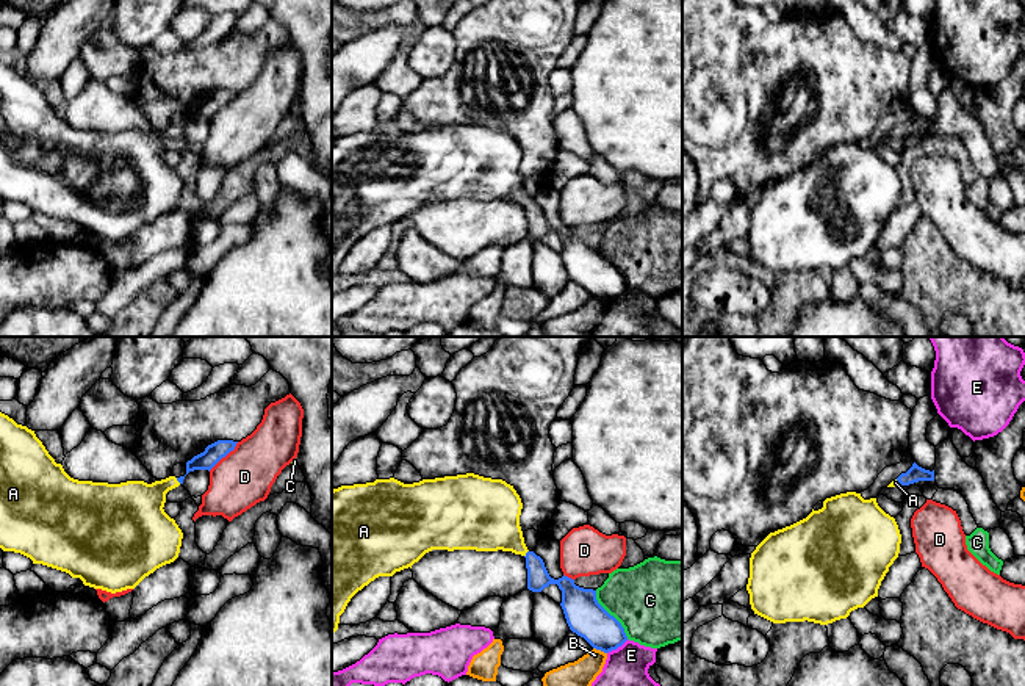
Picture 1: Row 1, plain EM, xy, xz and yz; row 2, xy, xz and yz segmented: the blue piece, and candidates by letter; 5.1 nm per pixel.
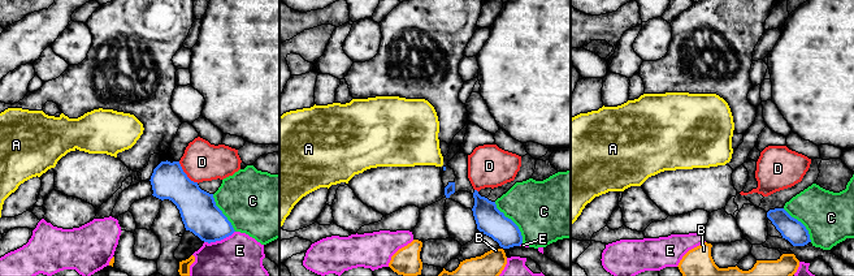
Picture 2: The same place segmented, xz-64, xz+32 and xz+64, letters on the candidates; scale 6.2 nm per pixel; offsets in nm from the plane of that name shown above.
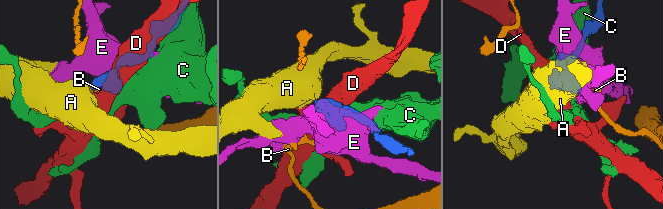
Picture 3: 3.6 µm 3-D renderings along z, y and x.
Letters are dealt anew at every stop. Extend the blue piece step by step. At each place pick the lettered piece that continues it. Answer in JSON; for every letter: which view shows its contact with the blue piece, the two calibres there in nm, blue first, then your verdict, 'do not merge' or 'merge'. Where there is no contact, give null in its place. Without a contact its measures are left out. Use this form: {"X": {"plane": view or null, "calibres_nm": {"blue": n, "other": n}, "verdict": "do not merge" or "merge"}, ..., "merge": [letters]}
{"A": {"plane": "xy", "calibres_nm": {"blue": 100, "other": 260}, "verdict": "merge"}, "B": {"plane": "xz", "calibres_nm": {"blue": 200, "other": 140}, "verdict": "do not merge"}, "C": {"plane": "xz", "calibres_nm": {"blue": 200, "other": 440}, "verdict": "do not merge"}, "D": {"plane": "xy", "calibres_nm": {"blue": 100, "other": 300}, "verdict": "do not merge"}, "E": {"plane": "xz", "calibres_nm": {"blue": 200, "other": 200}, "verdict": "do not merge"}, "merge": ["A"]}

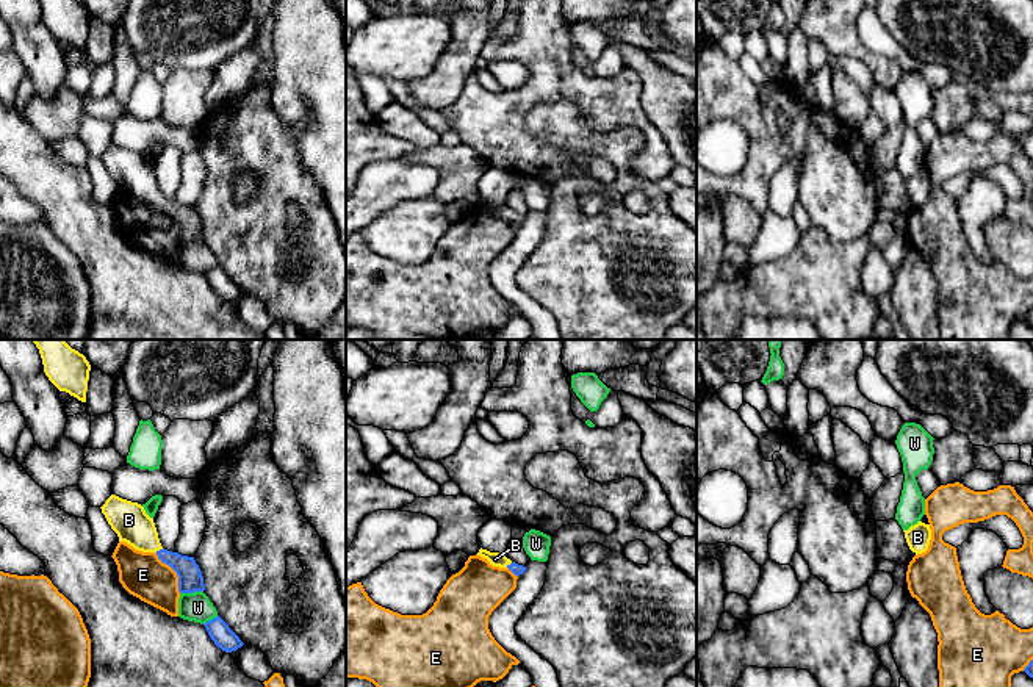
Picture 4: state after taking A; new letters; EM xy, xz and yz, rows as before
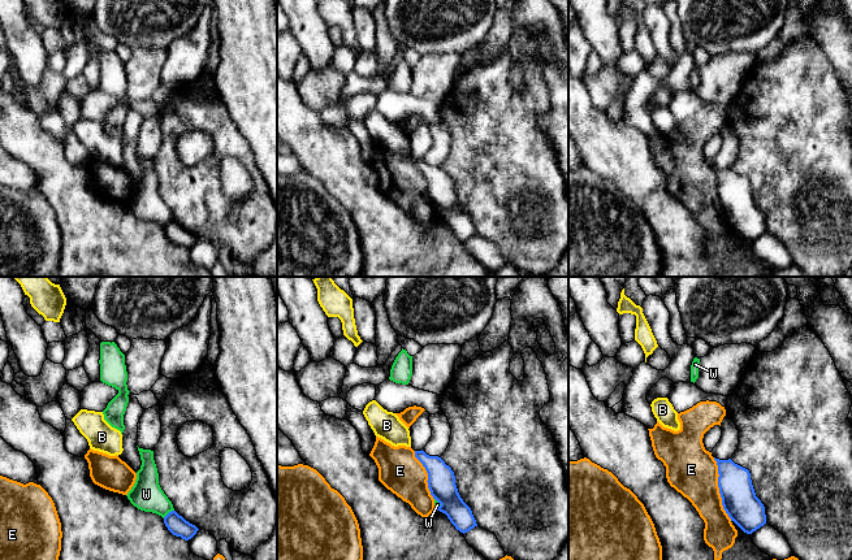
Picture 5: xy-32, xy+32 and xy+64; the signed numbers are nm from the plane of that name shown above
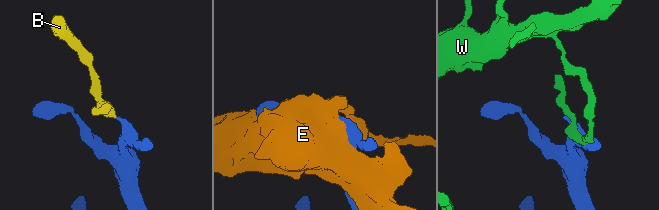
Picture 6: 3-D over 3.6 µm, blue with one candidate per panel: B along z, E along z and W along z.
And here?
{"B": {"plane": "xy", "calibres_nm": {"blue": 130, "other": 190}, "verdict": "merge"}, "E": {"plane": "xy", "calibres_nm": {"blue": 130, "other": 240}, "verdict": "do not merge"}, "W": {"plane": "xy", "calibres_nm": {"blue": 130, "other": 150}, "verdict": "do not merge"}, "merge": ["B"]}

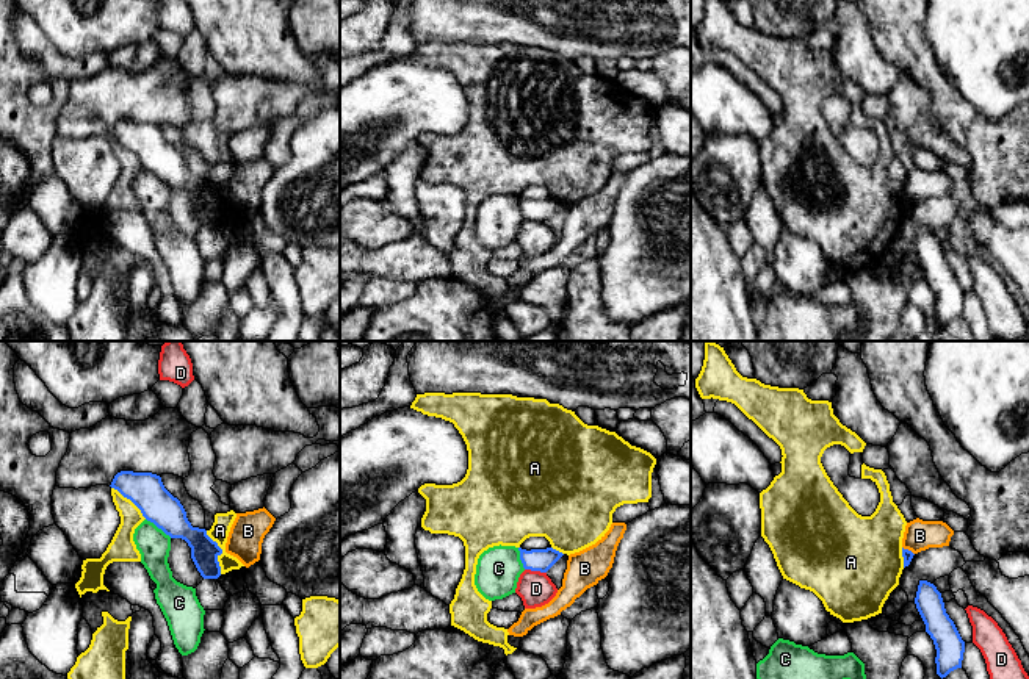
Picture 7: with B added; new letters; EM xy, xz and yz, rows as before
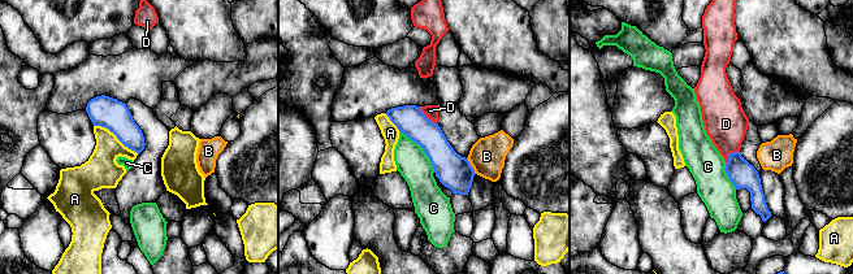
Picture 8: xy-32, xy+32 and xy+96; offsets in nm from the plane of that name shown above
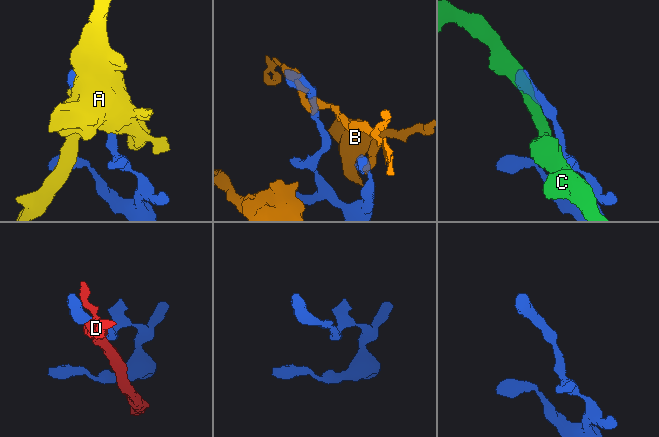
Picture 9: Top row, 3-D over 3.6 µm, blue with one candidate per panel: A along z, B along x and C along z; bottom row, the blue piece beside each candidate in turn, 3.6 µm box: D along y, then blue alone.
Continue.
{"A": {"plane": "xy", "calibres_nm": {"blue": 140, "other": 100}, "verdict": "do not merge"}, "B": {"plane": "yz", "calibres_nm": {"blue": 50, "other": 160}, "verdict": "do not merge"}, "C": {"plane": "xy", "calibres_nm": {"blue": 190, "other": 170}, "verdict": "do not merge"}, "D": {"plane": "xz", "calibres_nm": {"blue": 110, "other": 180}, "verdict": "do not merge"}, "merge": []}

